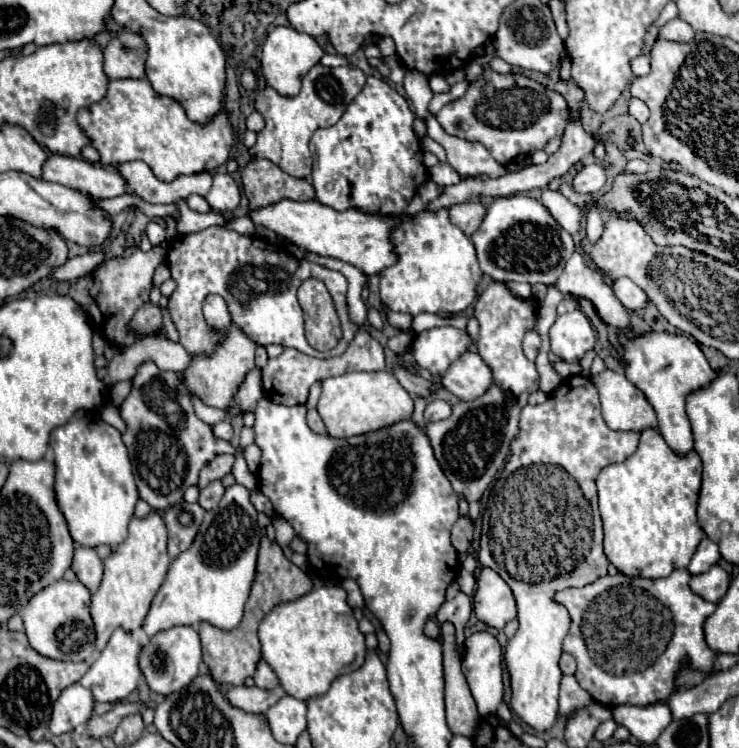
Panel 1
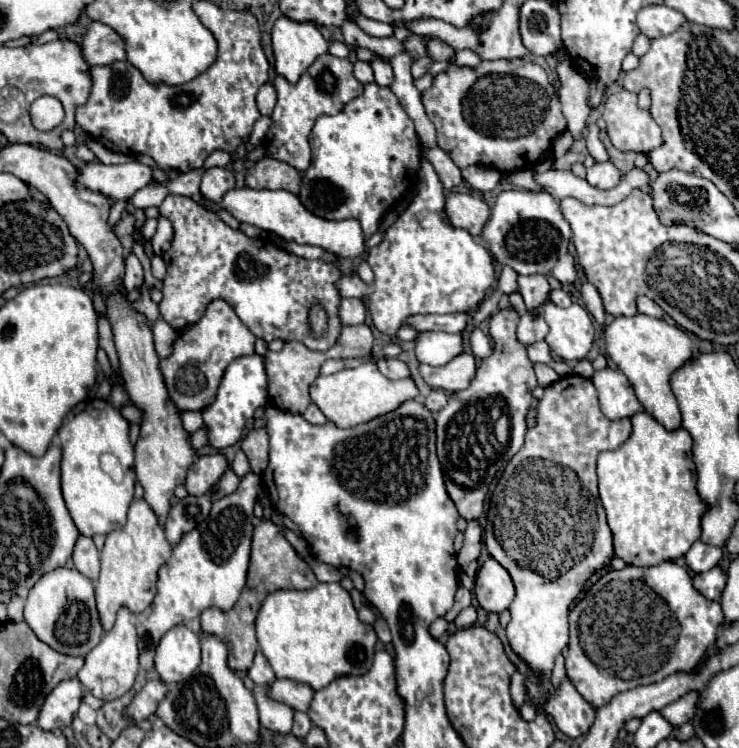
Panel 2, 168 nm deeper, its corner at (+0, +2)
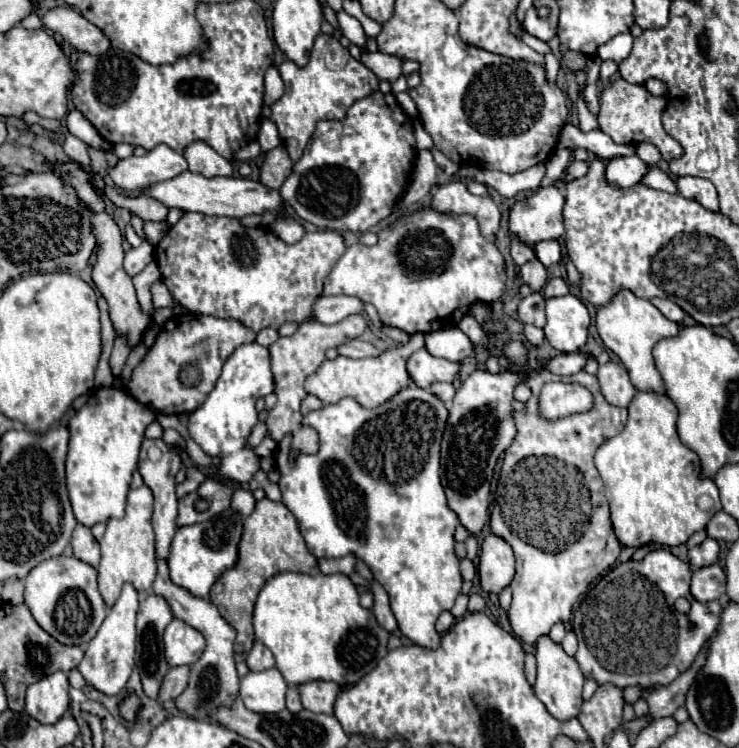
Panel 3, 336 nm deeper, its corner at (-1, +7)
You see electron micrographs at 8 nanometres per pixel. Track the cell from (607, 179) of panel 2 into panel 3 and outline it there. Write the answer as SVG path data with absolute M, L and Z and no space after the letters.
M637 155L615 157L607 163L605 177L613 187L633 187L641 183L641 179L647 175L647 167L649 165Z

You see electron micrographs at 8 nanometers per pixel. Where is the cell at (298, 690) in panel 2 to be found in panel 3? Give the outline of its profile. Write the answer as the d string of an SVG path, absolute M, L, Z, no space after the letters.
M311 681L305 685L299 685L299 691L301 691L303 707L307 711L333 715L337 695L341 693L341 685L331 681Z

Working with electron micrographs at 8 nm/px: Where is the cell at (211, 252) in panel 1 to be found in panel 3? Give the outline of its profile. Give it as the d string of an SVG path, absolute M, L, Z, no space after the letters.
M185 213L177 225L169 227L167 235L155 247L155 261L161 271L161 281L191 313L213 315L219 319L235 319L255 333L267 327L279 329L287 321L303 323L311 319L311 307L323 291L323 281L335 267L347 245L337 231L307 233L299 243L287 245L267 227L243 227L239 219L209 217Z

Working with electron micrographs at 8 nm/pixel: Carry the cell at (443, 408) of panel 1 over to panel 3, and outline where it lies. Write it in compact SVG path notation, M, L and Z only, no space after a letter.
M433 383L433 385L429 387L429 391L431 391L433 395L437 395L437 397L447 405L447 407L451 405L453 395L455 395L455 389L453 389L451 383Z

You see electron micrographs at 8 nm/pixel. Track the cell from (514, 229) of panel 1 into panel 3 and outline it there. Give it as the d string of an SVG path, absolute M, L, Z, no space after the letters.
M543 187L529 195L529 199L517 201L509 215L509 231L525 243L539 243L545 239L559 239L565 233L563 227L565 195L557 187Z

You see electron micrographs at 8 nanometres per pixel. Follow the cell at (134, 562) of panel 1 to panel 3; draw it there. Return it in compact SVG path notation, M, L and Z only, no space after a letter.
M147 485L139 489L131 489L127 495L127 509L125 517L109 519L107 531L101 543L101 565L99 565L99 593L103 595L107 607L117 601L121 593L121 585L131 581L137 591L151 591L157 563L155 563L155 535L151 527L151 513L153 513L153 493Z

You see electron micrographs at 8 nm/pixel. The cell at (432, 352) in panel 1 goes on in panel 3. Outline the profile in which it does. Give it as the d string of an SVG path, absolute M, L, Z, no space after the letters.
M457 327L427 333L425 339L427 339L427 351L431 355L443 357L443 359L449 359L455 363L461 363L465 357L469 357L473 353L473 345L471 345L469 337Z

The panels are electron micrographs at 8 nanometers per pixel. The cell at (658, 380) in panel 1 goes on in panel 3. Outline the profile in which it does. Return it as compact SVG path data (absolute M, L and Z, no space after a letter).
M621 289L621 291L617 291L617 295L613 295L613 299L607 305L597 309L595 325L597 325L599 337L603 339L605 347L611 349L627 367L635 389L639 389L639 391L653 389L657 393L665 393L663 379L661 379L659 371L655 369L655 361L653 361L651 351L657 341L677 335L677 331L679 331L677 323L665 319L661 315L661 311L649 299L641 299L641 297L633 295L633 291Z

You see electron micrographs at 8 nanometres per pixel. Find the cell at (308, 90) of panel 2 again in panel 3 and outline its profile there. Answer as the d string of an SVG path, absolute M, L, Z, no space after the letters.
M325 33L315 39L305 67L297 67L293 61L287 59L281 63L279 71L285 81L285 93L277 103L271 105L271 121L277 125L281 143L287 147L293 161L303 155L303 149L307 147L317 121L343 119L357 99L369 97L373 95L373 91L379 89L377 75L363 63L353 59L351 53L341 47L341 43L333 35Z

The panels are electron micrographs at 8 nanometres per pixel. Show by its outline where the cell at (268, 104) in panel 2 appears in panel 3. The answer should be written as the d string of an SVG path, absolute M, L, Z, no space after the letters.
M269 67L265 73L265 105L273 105L283 95L283 79L277 67Z

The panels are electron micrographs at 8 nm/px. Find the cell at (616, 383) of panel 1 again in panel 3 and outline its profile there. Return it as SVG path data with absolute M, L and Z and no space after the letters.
M609 361L605 365L599 365L599 373L597 373L599 385L601 385L601 393L603 397L617 407L627 407L631 403L631 399L635 397L637 389L631 385L629 373L623 365Z

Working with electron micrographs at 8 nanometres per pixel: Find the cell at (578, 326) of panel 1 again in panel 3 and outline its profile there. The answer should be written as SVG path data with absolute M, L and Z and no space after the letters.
M571 293L547 299L547 323L543 327L543 333L551 347L555 347L557 351L579 351L587 341L589 323L591 317L587 307Z

